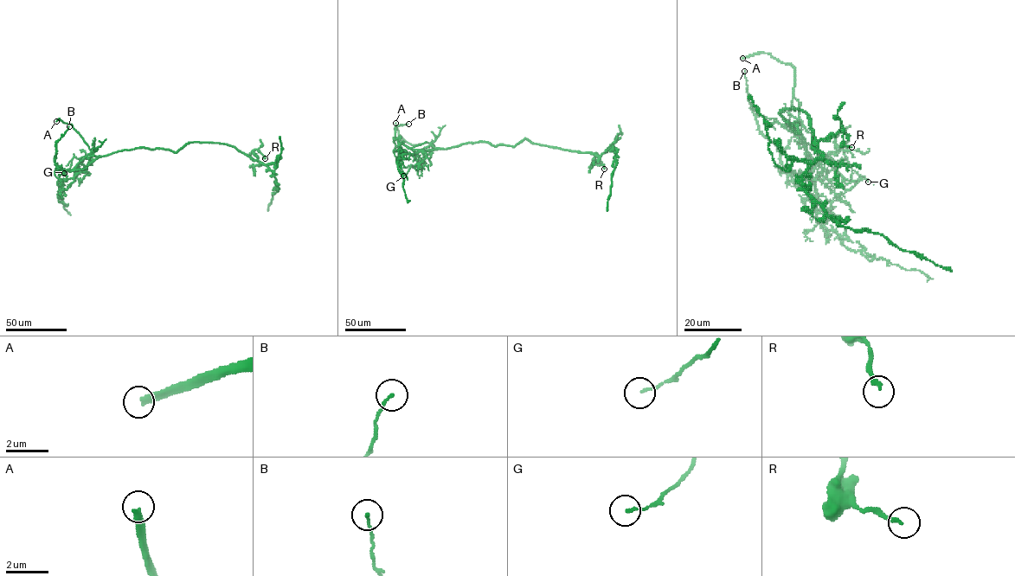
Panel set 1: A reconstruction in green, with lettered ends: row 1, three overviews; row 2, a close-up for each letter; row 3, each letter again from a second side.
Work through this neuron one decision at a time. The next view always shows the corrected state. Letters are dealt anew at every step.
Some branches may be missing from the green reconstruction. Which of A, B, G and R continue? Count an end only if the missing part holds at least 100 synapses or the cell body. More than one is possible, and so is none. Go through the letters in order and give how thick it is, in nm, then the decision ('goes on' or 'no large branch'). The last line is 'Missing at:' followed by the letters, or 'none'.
A: 280 nm | goes on
B: 110 nm | no large branch
G: 110 nm | no large branch
R: 200 nm | no large branch
Missing at: A

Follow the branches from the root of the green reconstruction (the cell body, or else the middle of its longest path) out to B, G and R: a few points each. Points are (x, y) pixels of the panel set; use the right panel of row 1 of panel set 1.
B: (798, 133), (797, 124), (786, 121), (804, 137), (807, 162), (806, 173), (792, 175), (760, 131), (744, 71)
G: (798, 133), (786, 121), (813, 165), (844, 144), (868, 182)
R: (798, 133), (782, 110), (799, 109), (809, 117), (818, 150), (818, 142), (841, 125), (843, 142), (851, 147)

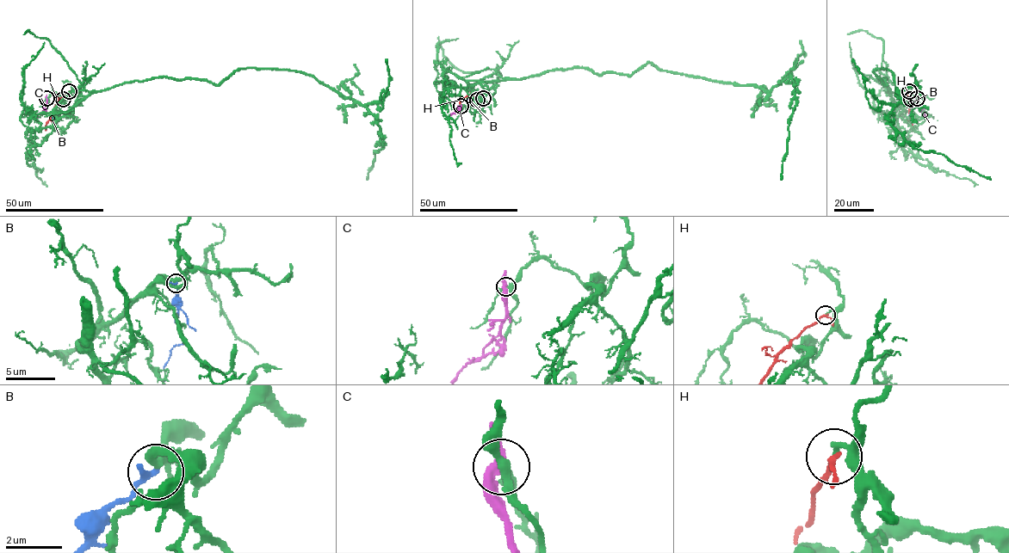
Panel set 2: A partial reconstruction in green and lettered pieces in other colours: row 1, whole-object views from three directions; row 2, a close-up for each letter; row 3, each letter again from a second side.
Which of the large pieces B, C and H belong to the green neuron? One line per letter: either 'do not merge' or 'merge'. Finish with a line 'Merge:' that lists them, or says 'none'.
B: do not merge
C: do not merge
H: do not merge
Merge: none

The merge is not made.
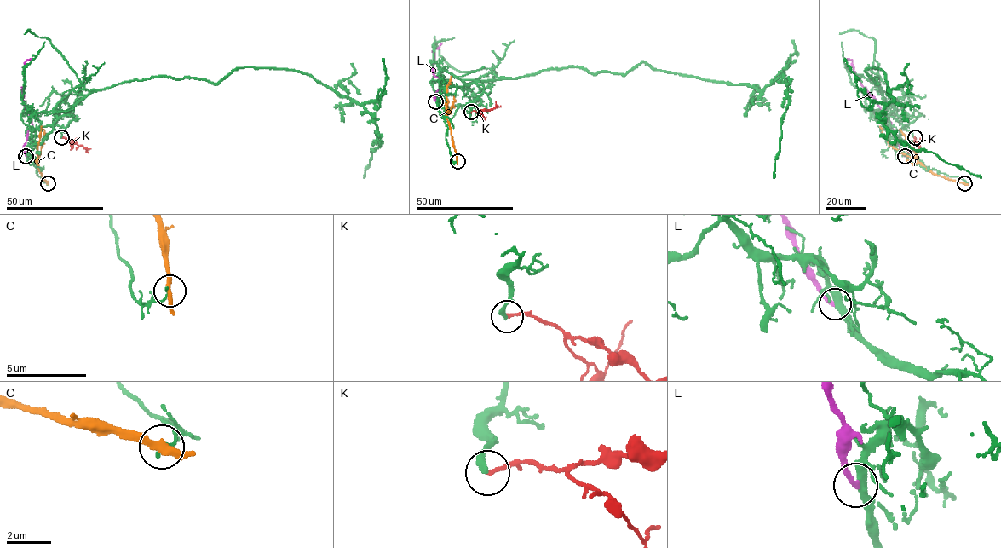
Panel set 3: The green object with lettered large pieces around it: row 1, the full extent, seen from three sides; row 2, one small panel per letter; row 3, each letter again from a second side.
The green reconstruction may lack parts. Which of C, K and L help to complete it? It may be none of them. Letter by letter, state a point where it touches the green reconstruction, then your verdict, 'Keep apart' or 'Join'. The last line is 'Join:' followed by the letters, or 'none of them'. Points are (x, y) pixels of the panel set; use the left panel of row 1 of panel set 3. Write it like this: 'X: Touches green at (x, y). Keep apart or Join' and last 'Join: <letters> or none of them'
C: Touches green at (48, 183). Keep apart
K: Touches green at (61, 137). Keep apart
L: Touches green at (25, 156). Keep apart
Join: none of them

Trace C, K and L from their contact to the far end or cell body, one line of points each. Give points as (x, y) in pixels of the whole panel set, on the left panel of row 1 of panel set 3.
C: (47, 183), (42, 177), (37, 158), (41, 125)
K: (60, 137), (72, 141), (85, 150)
L: (25, 155), (24, 145), (32, 124), (29, 111), (23, 102), (22, 89), (24, 63), (31, 58)

